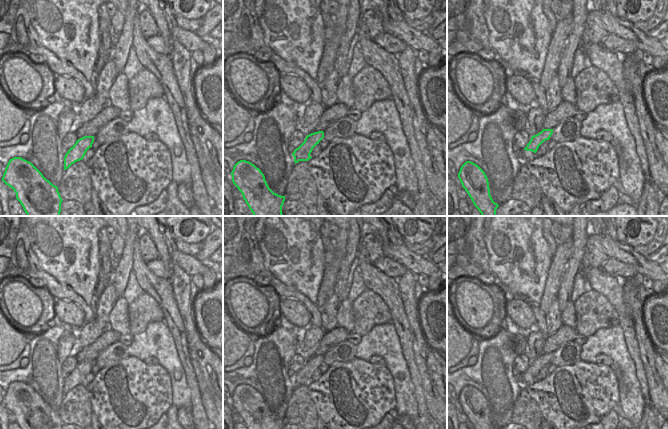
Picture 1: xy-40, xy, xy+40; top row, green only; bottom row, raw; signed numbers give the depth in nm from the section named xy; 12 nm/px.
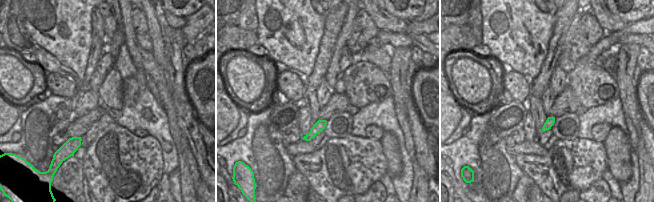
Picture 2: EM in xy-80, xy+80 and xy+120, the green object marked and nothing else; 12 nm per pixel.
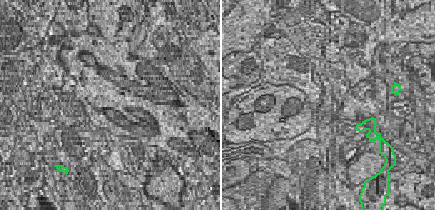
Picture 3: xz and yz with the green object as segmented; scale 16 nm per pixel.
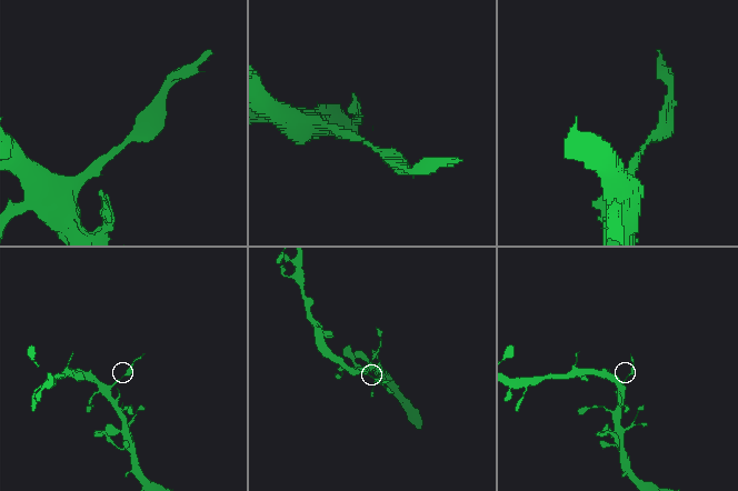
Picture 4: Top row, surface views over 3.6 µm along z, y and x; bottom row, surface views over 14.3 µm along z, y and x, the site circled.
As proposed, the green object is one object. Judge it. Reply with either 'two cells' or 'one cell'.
two cells

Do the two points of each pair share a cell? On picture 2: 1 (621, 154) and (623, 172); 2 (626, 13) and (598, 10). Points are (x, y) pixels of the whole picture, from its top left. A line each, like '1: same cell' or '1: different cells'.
1: same cell
2: different cells

